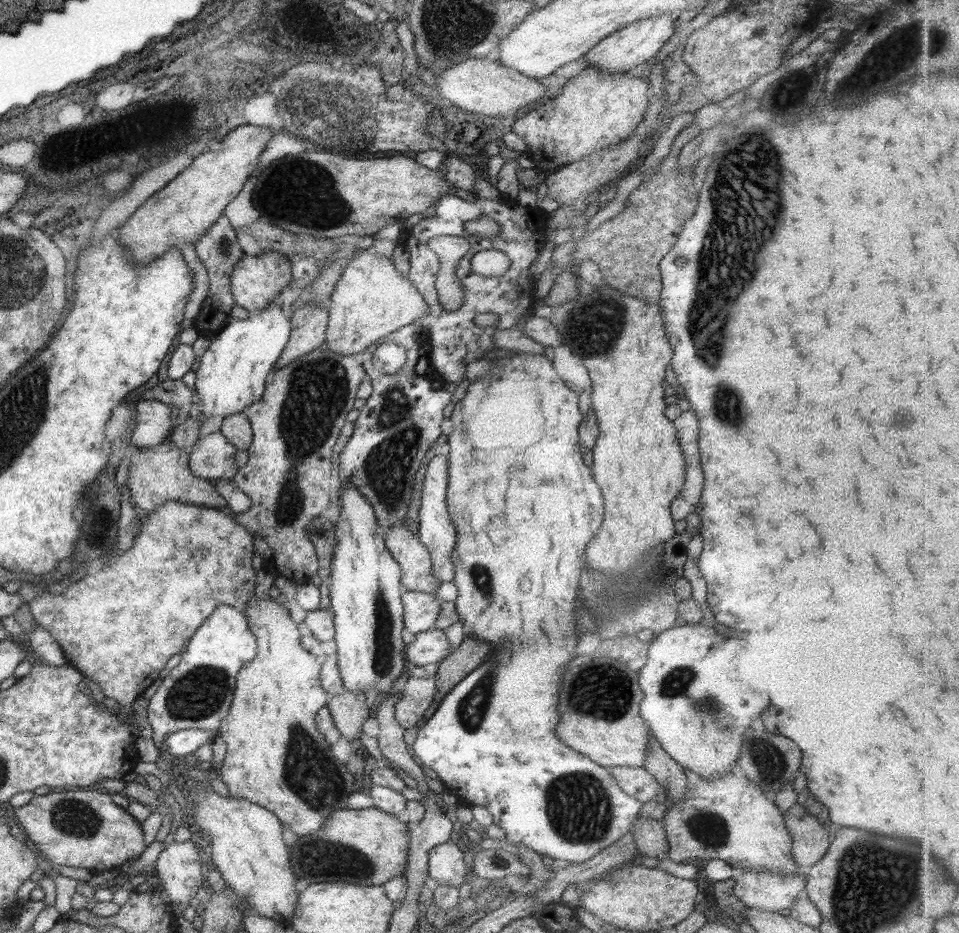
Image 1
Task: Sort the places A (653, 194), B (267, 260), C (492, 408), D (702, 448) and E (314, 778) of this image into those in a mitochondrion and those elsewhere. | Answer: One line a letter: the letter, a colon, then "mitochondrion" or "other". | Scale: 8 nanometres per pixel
A: other
B: other
C: other
D: other
E: mitochondrion

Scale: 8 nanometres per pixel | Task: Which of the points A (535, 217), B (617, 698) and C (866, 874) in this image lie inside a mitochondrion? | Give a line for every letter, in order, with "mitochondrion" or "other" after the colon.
A: other
B: mitochondrion
C: mitochondrion

